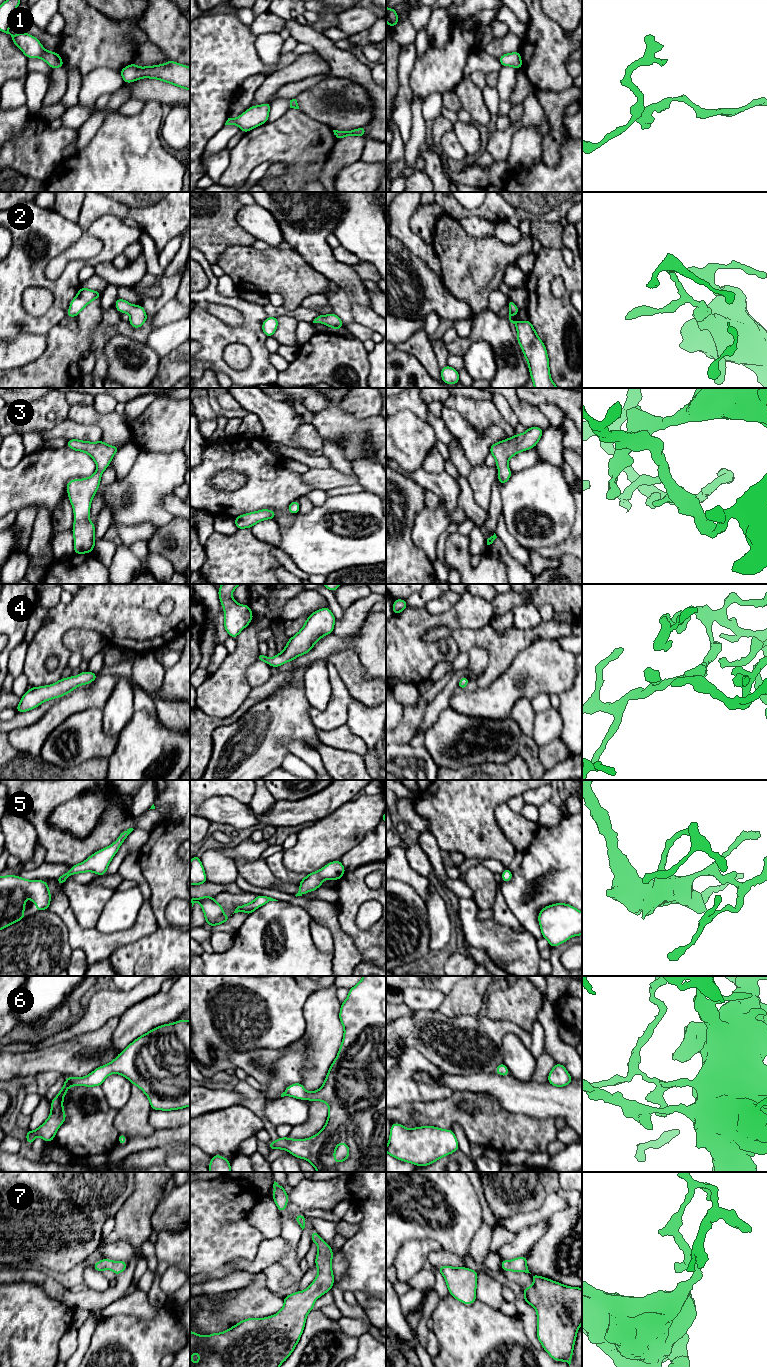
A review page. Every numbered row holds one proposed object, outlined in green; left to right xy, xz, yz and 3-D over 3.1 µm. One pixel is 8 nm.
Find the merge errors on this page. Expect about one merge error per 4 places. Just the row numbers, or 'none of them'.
none of them

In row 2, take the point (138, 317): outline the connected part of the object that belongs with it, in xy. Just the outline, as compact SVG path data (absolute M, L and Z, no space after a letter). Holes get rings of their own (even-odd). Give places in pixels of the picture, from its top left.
M118 297L115 302L115 308L120 313L128 312L130 315L128 324L136 329L140 328L147 321L146 311L141 305L131 305L128 301Z

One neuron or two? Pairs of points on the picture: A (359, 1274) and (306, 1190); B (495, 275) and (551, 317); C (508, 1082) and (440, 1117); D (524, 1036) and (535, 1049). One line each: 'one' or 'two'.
A: two
B: two
C: two
D: two

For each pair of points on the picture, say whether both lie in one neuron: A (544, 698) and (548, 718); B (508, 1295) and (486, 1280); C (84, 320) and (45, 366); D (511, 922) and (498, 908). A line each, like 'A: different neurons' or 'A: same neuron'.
A: different neurons
B: different neurons
C: same neuron
D: same neuron

